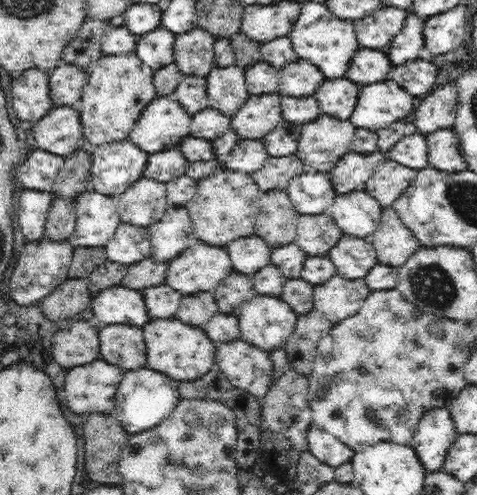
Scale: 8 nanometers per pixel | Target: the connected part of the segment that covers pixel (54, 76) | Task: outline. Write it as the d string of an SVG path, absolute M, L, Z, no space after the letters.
M58 64L54 71L49 72L50 97L53 106L79 106L88 76L88 71L78 66Z

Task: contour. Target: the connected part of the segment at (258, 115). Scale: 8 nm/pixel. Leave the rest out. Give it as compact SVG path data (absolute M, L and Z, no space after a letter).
M276 94L250 95L244 106L238 108L238 112L231 117L231 128L239 135L240 139L264 139L266 134L279 126L283 120L281 109L281 98Z

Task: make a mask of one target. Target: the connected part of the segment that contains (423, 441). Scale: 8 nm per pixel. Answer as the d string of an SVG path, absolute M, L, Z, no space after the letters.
M449 408L427 410L418 423L410 446L414 447L426 471L443 468L448 449L458 438Z

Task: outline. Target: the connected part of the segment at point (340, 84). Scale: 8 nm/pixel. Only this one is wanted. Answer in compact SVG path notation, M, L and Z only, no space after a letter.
M343 77L325 79L314 96L322 114L348 120L358 103L359 92L359 85Z

